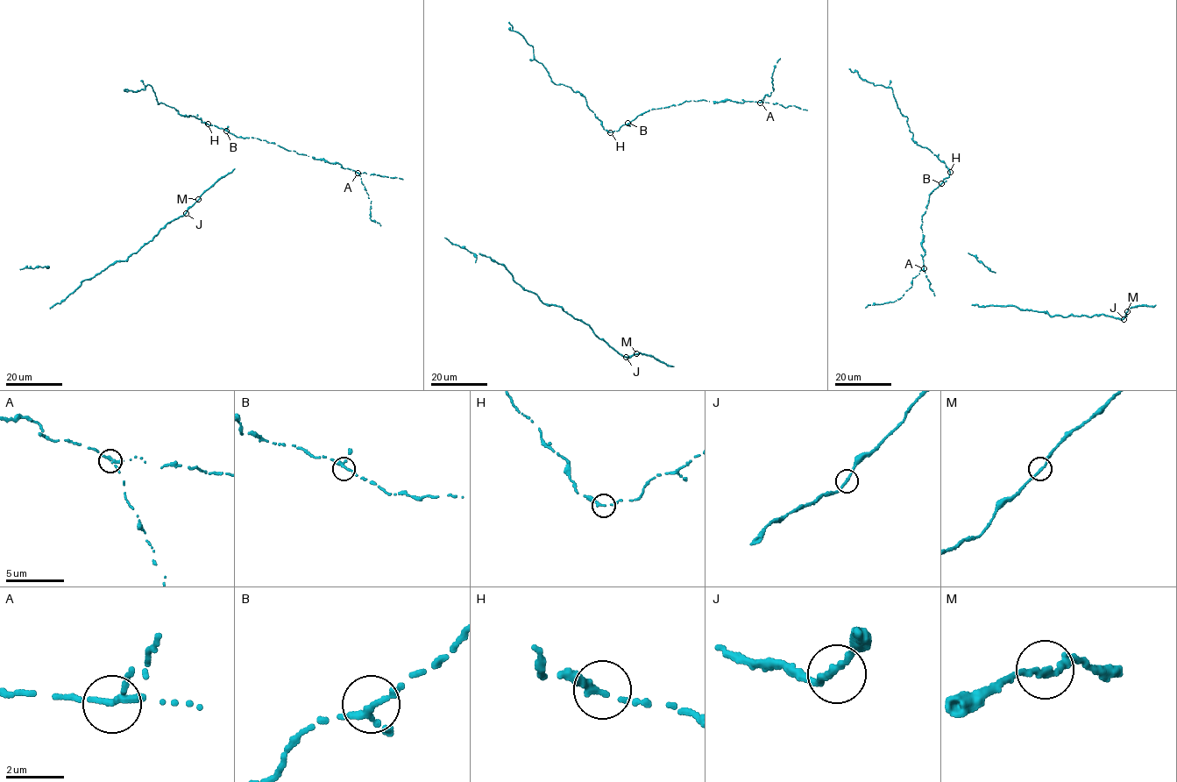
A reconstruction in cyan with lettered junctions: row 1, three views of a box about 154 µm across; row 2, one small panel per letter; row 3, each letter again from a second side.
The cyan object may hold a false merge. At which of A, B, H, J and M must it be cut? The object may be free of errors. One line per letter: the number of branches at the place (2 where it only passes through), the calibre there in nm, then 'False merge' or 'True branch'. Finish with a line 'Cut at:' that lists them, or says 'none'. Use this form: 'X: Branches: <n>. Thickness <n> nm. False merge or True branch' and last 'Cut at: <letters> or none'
A: Branches: 2. Thickness 240 nm. False merge
B: Branches: 2. Thickness 240 nm. True branch
H: Branches: 2. Thickness 200 nm. True branch
J: Branches: 2. Thickness 240 nm. True branch
M: Branches: 2. Thickness 240 nm. True branch
Cut at: A

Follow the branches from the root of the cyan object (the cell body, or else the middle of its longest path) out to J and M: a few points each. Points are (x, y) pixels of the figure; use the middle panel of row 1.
J: (596, 336), (626, 357)
M: (596, 336), (623, 356), (636, 353)

